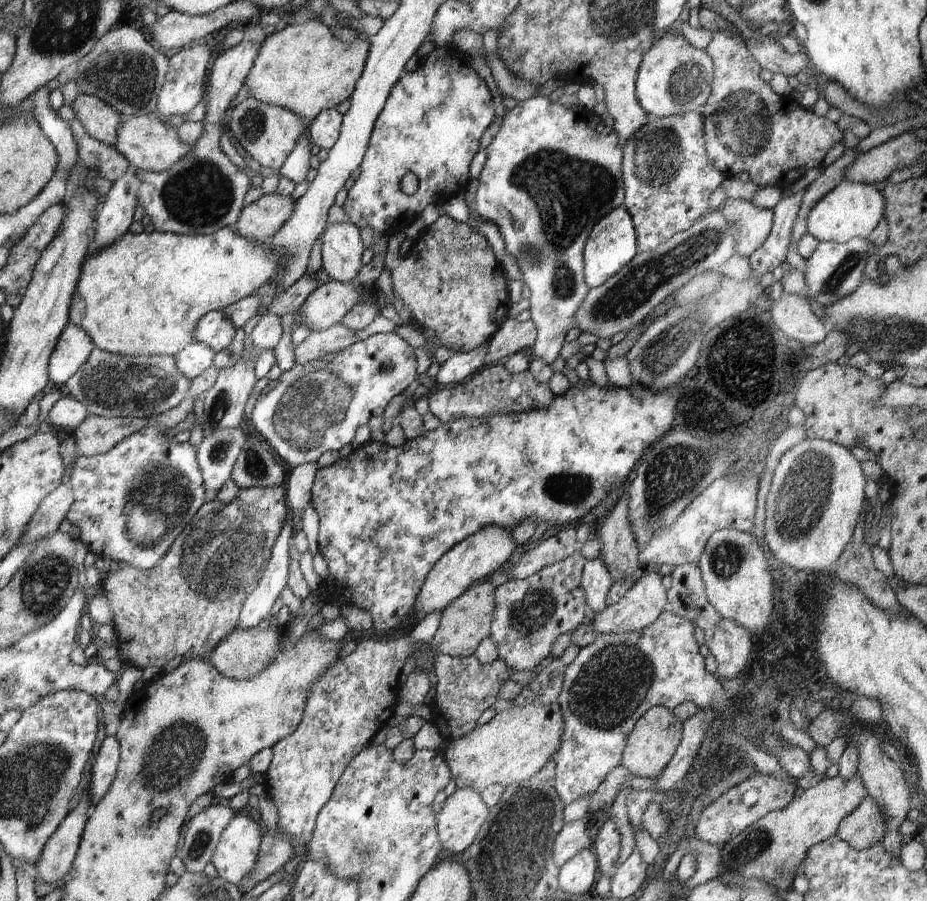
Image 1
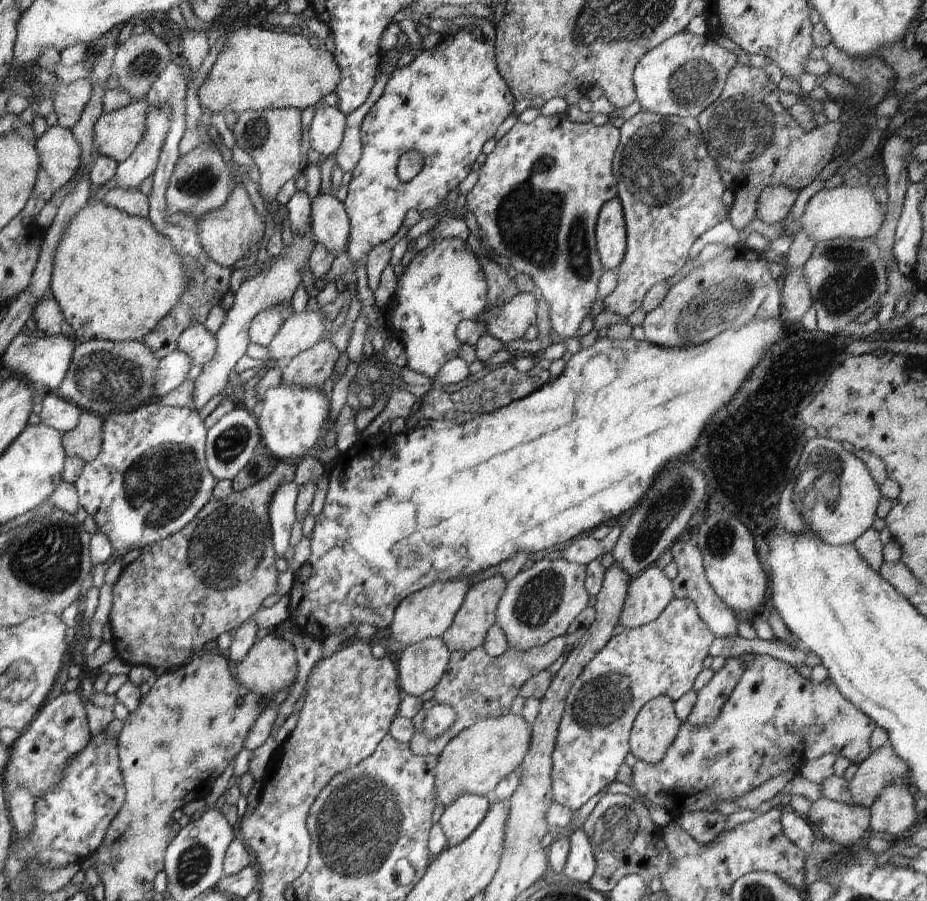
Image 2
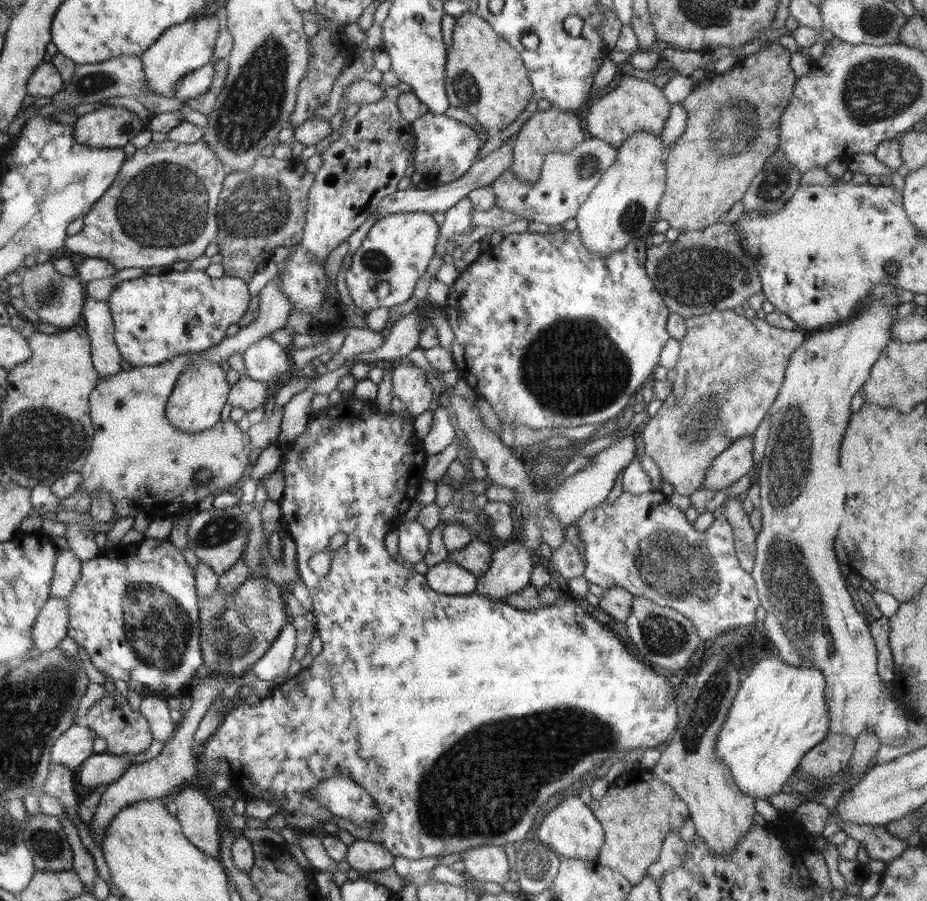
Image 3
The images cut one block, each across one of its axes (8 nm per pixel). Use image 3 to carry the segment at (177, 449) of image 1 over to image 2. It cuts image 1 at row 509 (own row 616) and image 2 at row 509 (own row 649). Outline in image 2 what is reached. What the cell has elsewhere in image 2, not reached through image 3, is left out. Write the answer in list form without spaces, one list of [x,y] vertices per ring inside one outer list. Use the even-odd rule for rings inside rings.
[[[151,400],[136,409],[127,411],[126,414],[108,414],[103,418],[103,421],[104,426],[102,426],[102,448],[100,454],[98,458],[84,465],[80,478],[78,478],[73,485],[74,488],[76,488],[76,494],[78,494],[79,507],[84,508],[84,510],[94,518],[97,530],[102,532],[102,534],[110,540],[115,555],[120,556],[130,552],[130,550],[141,549],[144,546],[156,544],[156,542],[160,542],[160,540],[172,536],[172,534],[178,532],[178,530],[182,530],[189,522],[194,520],[198,512],[213,498],[213,488],[217,480],[210,474],[207,467],[205,446],[207,439],[206,433],[208,430],[204,426],[204,422],[196,409],[190,410],[190,408],[184,407],[167,407],[157,400]]]

